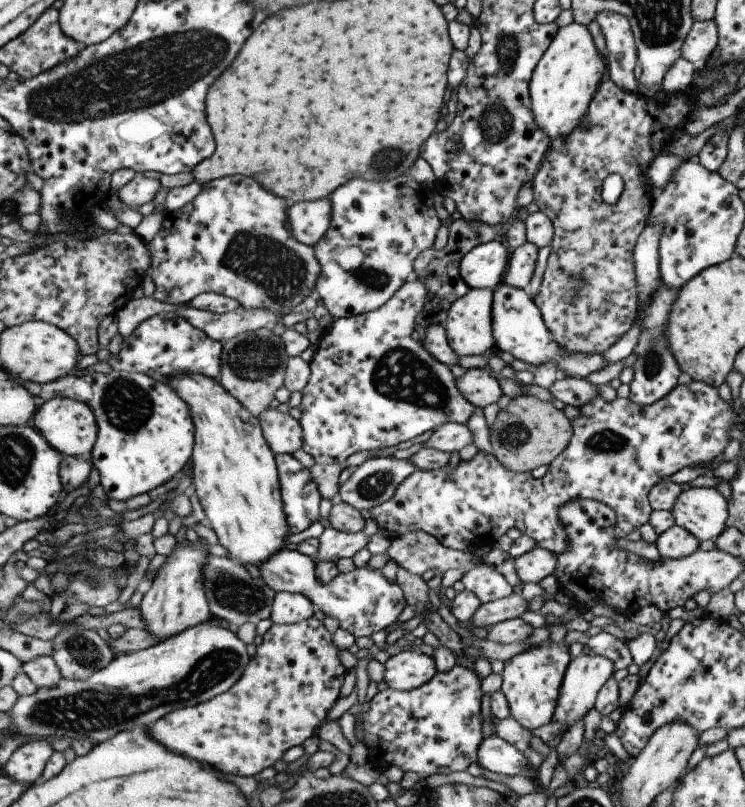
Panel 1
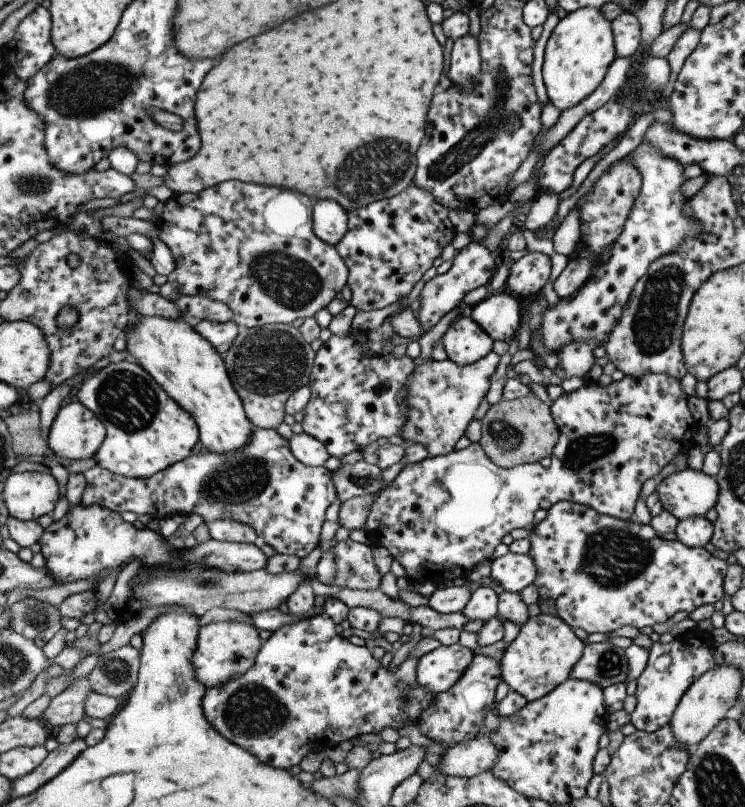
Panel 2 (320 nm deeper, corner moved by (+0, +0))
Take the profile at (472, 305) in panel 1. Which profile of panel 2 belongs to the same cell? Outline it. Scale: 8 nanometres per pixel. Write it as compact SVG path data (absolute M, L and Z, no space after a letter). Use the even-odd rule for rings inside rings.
M467 313L455 318L440 339L447 359L458 366L471 365L486 356L493 341Z

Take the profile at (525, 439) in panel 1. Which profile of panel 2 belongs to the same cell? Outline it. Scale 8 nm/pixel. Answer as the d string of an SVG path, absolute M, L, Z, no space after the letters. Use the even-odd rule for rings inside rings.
M527 395L519 399L501 399L491 405L480 420L478 444L491 462L507 469L526 463L538 463L542 458L550 457L558 436L549 407L534 395Z

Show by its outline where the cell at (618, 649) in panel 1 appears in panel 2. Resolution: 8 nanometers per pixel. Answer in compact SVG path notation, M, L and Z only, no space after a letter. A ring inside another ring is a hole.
M607 640L598 644L584 644L582 654L571 668L568 678L587 680L603 689L626 683L627 666L624 650Z

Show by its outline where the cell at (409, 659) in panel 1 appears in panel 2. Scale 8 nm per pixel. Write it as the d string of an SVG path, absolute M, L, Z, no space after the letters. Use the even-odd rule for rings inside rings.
M458 643L441 645L417 658L415 682L427 694L445 692L461 678L463 670L469 666L473 656L473 651L467 650Z

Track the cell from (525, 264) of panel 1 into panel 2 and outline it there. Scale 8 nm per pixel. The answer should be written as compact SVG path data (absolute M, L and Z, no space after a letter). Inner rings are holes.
M528 252L508 263L509 274L505 286L517 298L539 294L549 279L551 270L549 257L539 252Z

